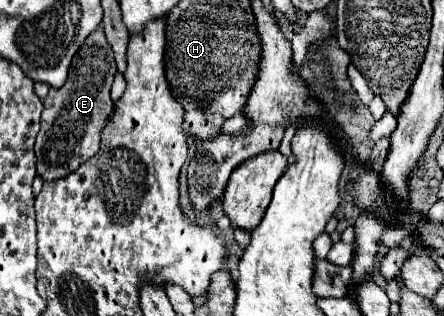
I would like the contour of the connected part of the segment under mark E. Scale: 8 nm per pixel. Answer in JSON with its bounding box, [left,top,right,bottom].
[35,28,117,180]

